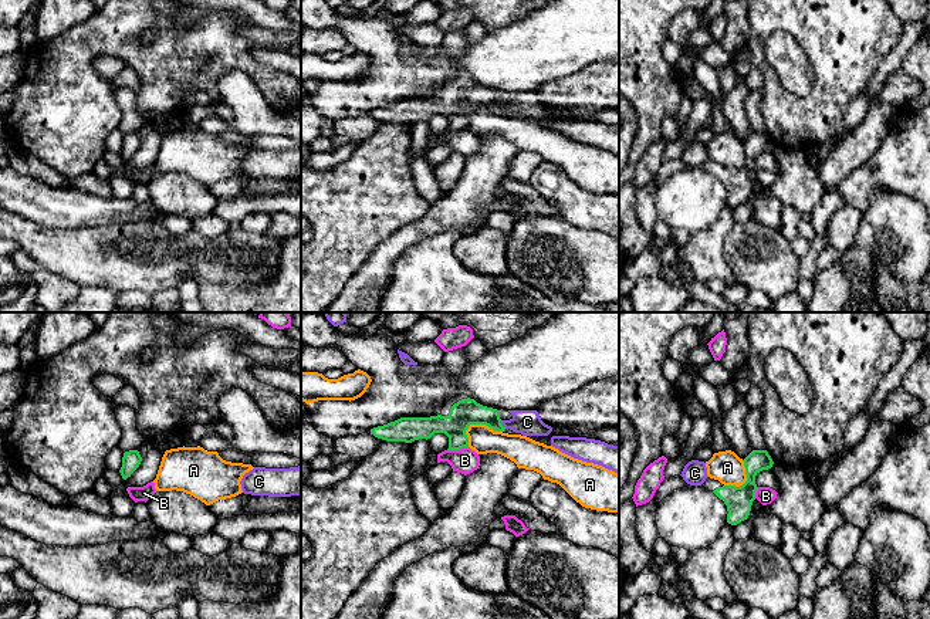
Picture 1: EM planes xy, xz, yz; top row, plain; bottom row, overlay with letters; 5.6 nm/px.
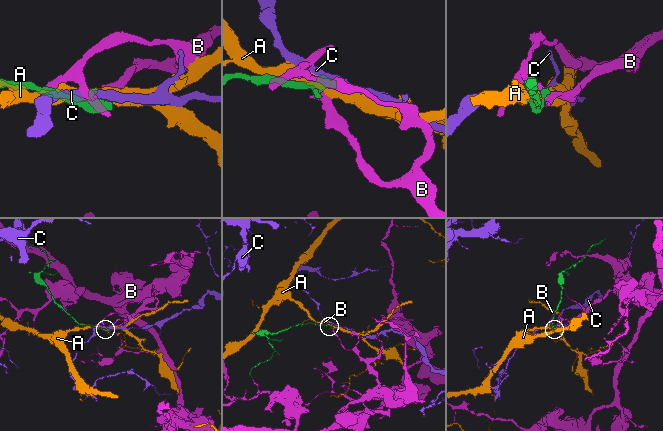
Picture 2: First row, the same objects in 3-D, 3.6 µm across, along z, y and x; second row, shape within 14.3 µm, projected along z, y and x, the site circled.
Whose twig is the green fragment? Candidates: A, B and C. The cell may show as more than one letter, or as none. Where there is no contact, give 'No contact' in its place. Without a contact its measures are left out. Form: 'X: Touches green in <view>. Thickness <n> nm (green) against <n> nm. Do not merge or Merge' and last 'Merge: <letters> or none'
A: Touches green in xz. Thickness 150 nm (green) against 160 nm. Do not merge
B: Touches green in xz. Thickness 150 nm (green) against 140 nm. Do not merge
C: Touches green in xz. Thickness 150 nm (green) against 140 nm. Do not merge
Merge: none

